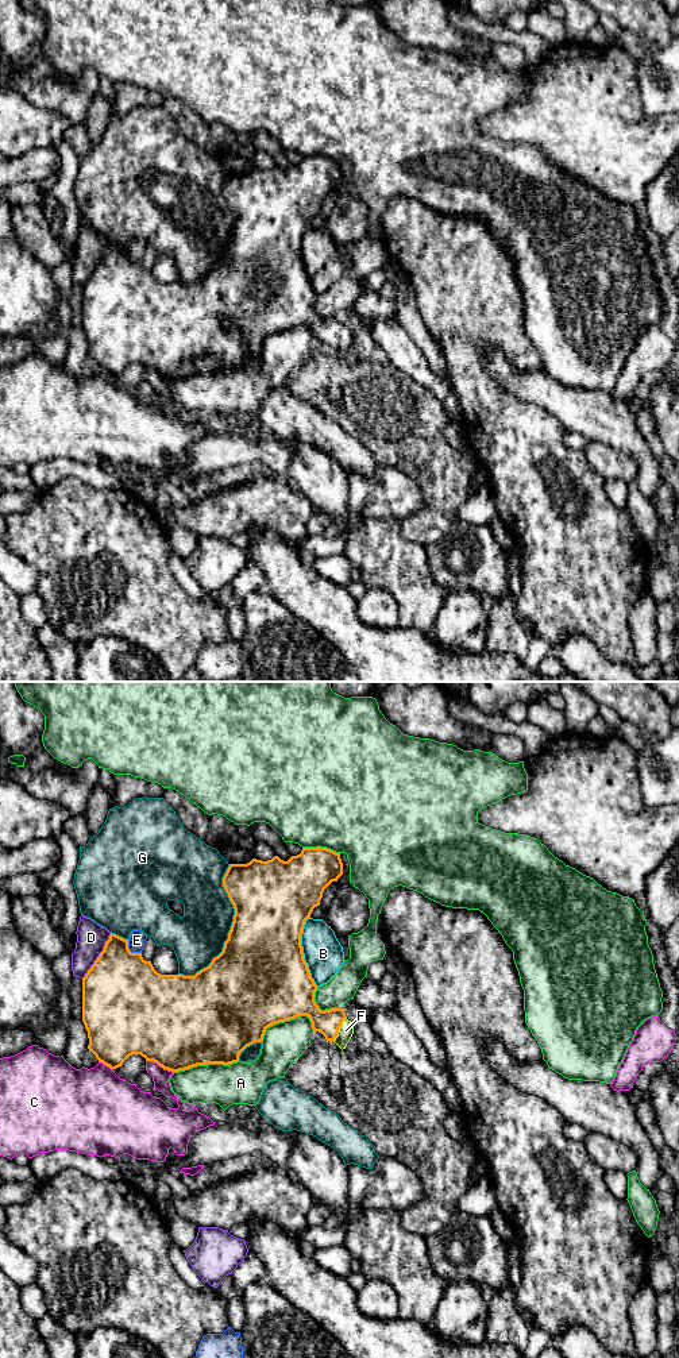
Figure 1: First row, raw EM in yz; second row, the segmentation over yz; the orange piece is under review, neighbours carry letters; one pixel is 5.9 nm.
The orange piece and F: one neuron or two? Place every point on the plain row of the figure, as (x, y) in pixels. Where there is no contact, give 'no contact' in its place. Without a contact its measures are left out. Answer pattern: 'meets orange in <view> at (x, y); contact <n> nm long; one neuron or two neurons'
meets orange in yz at (339, 336); contact 170 nm long; one neuron

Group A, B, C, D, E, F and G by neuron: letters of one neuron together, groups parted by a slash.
A / B / C / D / E / F / G

